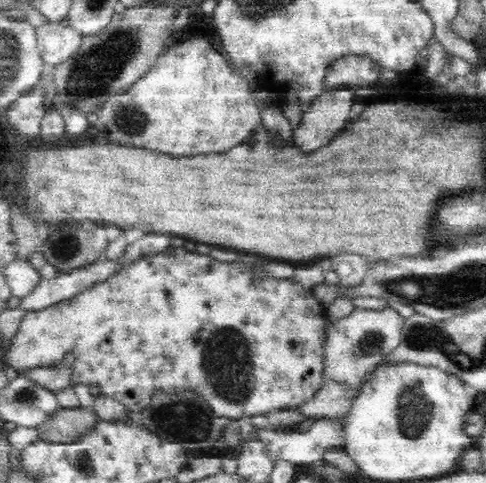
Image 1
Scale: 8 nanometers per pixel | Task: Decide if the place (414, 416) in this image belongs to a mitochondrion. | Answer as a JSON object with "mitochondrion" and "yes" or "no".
{"mitochondrion":"yes"}

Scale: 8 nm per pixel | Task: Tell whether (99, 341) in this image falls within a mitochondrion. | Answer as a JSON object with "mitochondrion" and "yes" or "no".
{"mitochondrion":"no"}

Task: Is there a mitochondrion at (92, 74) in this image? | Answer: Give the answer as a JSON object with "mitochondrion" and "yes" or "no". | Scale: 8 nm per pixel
{"mitochondrion":"yes"}

